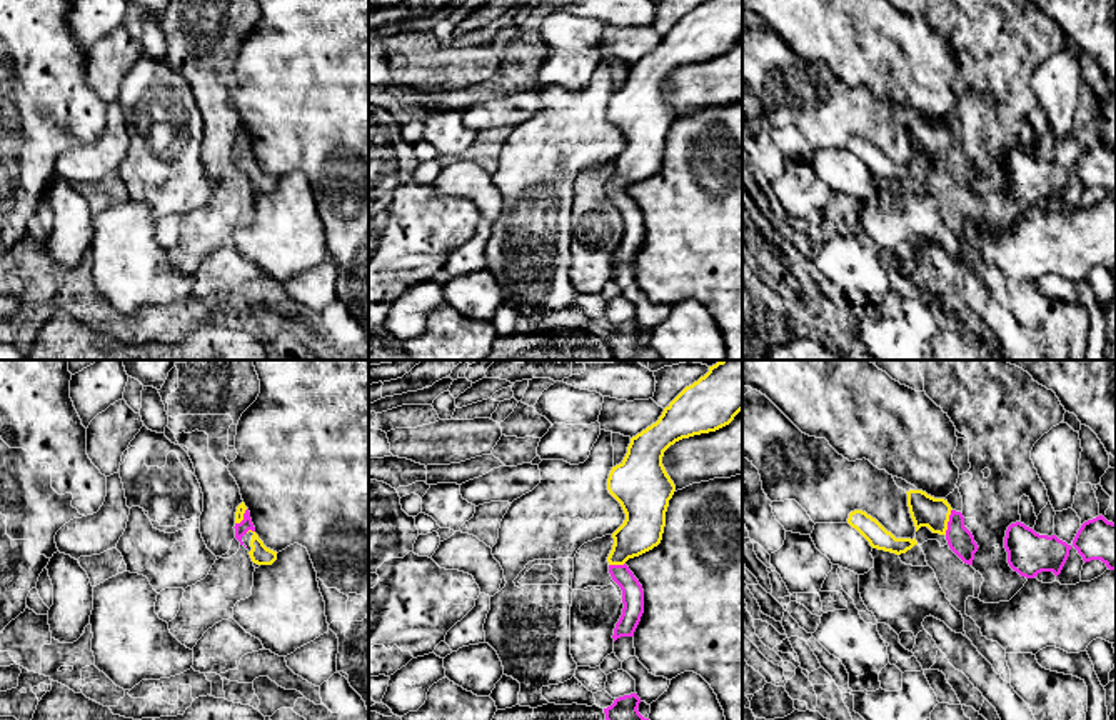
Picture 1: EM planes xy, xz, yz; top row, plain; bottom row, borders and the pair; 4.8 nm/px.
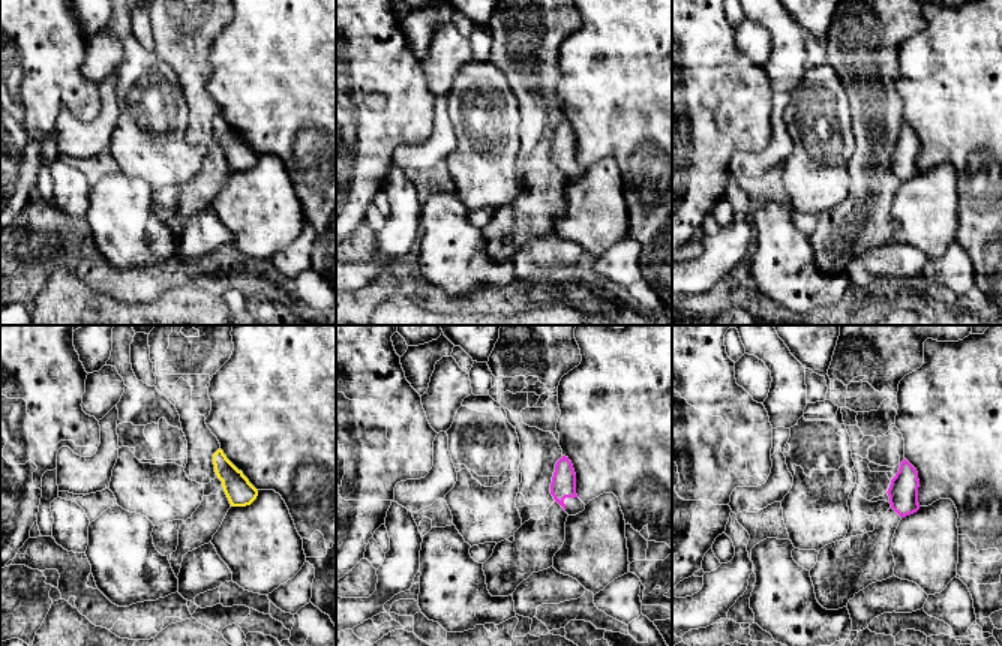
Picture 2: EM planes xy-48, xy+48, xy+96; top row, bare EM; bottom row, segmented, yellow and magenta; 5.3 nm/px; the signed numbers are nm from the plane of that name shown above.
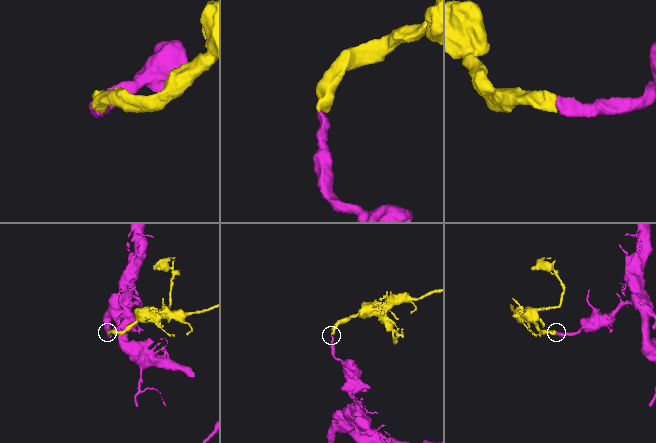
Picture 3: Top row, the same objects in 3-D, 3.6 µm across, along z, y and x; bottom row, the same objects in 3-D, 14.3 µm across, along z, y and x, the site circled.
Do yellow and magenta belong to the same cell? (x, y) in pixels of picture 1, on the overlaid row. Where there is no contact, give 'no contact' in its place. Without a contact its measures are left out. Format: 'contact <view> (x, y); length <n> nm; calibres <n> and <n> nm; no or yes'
contact yz (948, 520); length 130 nm; calibres 150 and 120 nm; yes

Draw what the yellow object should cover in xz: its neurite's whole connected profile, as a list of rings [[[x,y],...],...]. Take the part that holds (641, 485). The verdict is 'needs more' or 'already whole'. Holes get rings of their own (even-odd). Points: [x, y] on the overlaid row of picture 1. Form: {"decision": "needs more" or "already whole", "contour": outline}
{"decision": "needs more", "contour": [[[721,360],[686,387],[659,420],[631,438],[624,460],[612,467],[609,493],[621,503],[626,520],[612,533],[609,573],[622,590],[622,615],[614,642],[634,637],[644,613],[644,590],[626,562],[662,540],[666,512],[676,485],[667,475],[664,452],[682,438],[716,432],[742,410],[742,360]]]}

